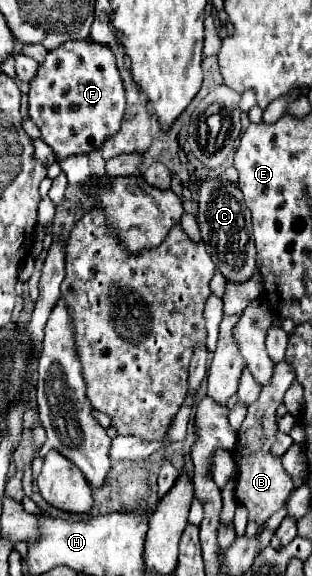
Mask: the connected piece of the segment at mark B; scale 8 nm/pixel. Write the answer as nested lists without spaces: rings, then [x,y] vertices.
[[[282,361],[282,365],[274,367],[274,377],[262,387],[258,399],[248,407],[248,413],[244,417],[244,423],[238,431],[238,447],[234,449],[234,463],[238,467],[236,475],[236,501],[242,503],[248,509],[248,521],[254,521],[262,525],[270,515],[280,511],[294,491],[294,483],[290,481],[290,475],[282,467],[282,461],[270,451],[272,443],[278,433],[276,423],[276,409],[282,403],[284,393],[294,381],[294,371],[290,371],[290,365]]]

